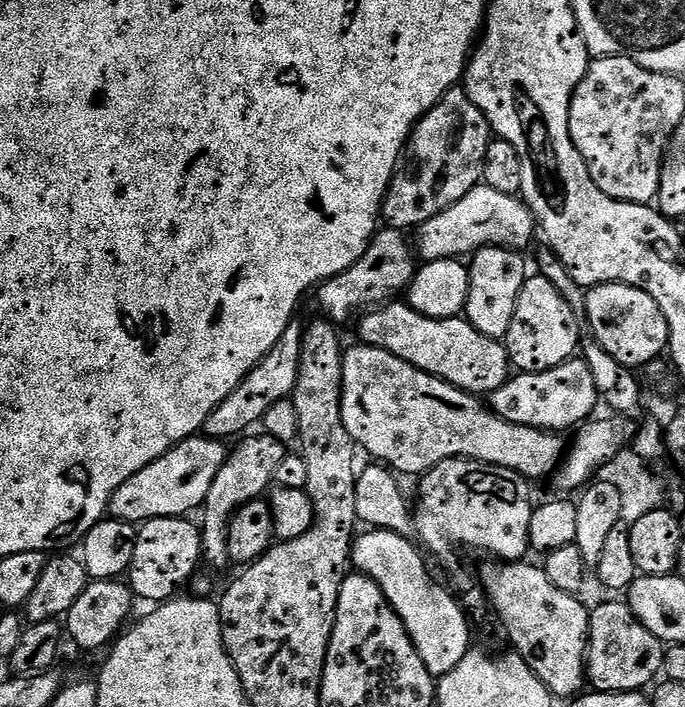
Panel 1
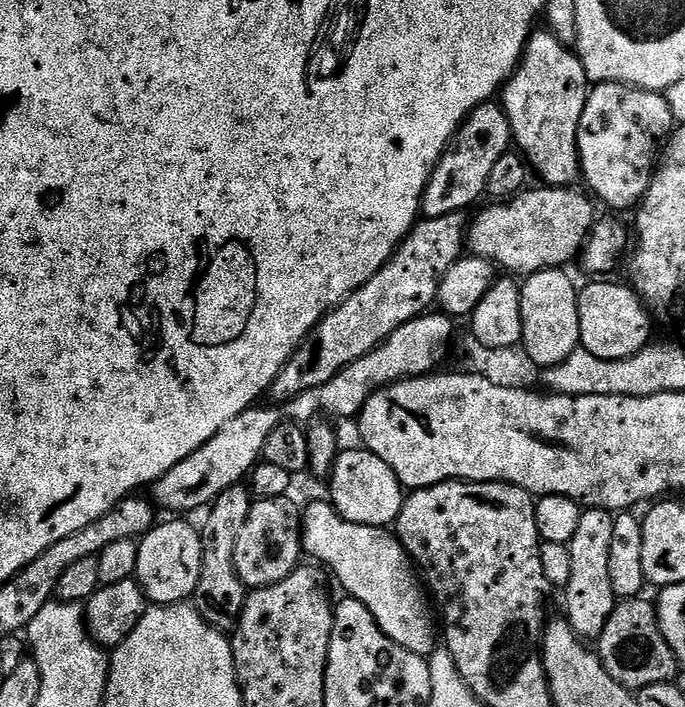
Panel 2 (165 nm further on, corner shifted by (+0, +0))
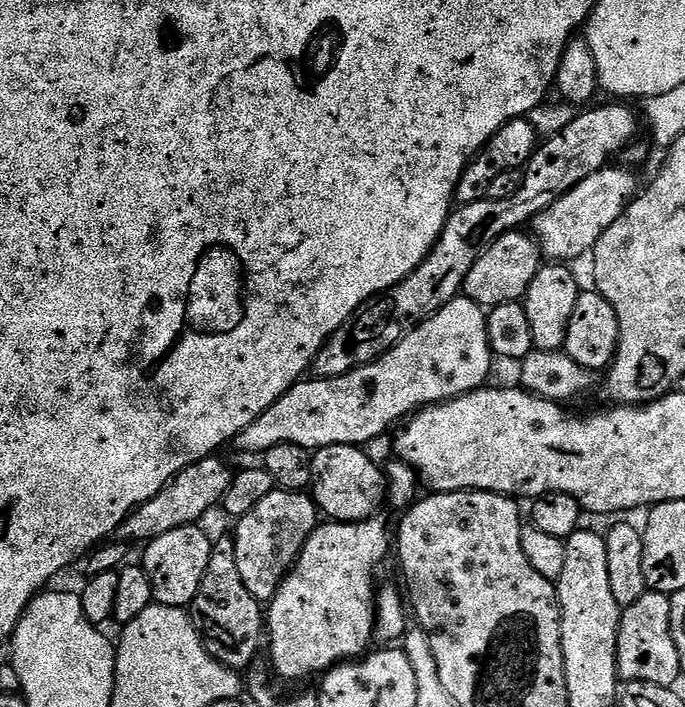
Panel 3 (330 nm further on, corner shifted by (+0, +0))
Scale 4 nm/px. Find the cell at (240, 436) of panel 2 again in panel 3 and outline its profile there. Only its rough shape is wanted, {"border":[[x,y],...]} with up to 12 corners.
{"border":[[461,294],[374,363],[305,378],[240,432],[257,454],[368,446],[485,387],[488,312]]}

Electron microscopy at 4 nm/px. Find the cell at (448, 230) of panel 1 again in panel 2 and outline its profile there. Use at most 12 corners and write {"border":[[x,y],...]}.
{"border":[[576,186],[492,202],[467,251],[520,278],[577,259],[594,223]]}

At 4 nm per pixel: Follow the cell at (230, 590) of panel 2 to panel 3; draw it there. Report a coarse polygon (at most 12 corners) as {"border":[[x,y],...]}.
{"border":[[231,535],[213,543],[190,612],[209,654],[247,670],[266,632]]}

